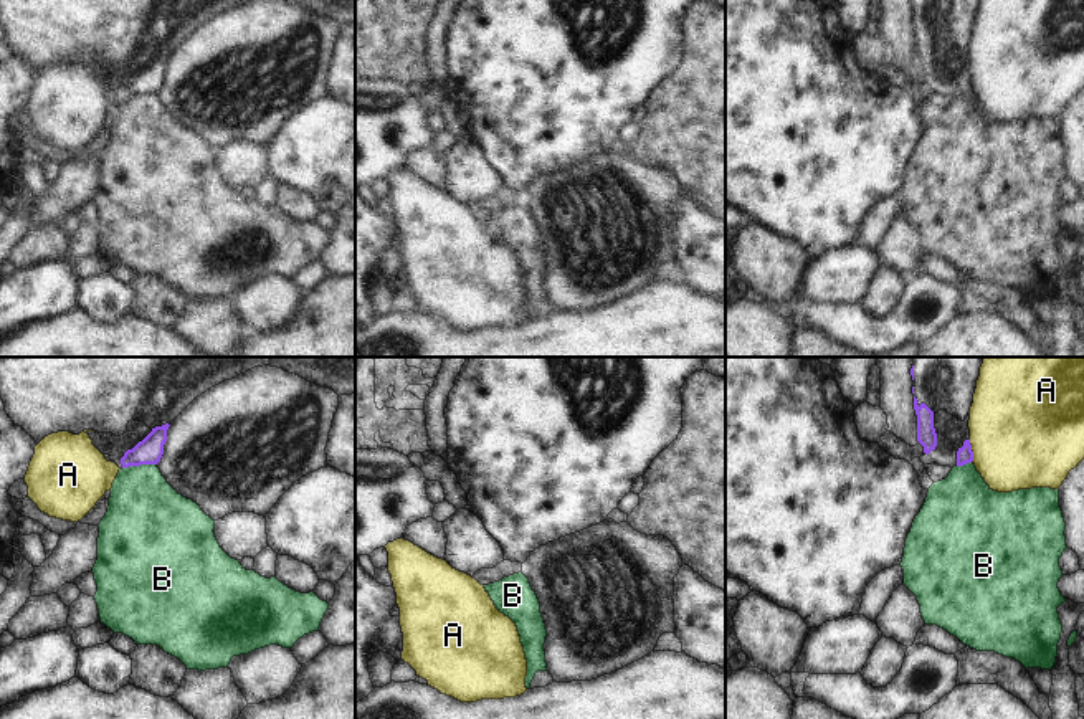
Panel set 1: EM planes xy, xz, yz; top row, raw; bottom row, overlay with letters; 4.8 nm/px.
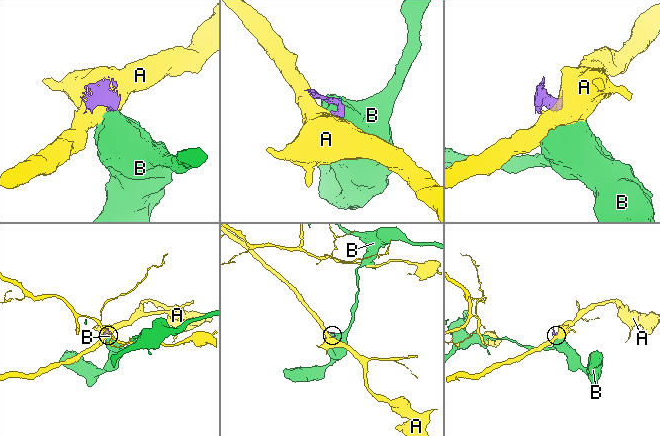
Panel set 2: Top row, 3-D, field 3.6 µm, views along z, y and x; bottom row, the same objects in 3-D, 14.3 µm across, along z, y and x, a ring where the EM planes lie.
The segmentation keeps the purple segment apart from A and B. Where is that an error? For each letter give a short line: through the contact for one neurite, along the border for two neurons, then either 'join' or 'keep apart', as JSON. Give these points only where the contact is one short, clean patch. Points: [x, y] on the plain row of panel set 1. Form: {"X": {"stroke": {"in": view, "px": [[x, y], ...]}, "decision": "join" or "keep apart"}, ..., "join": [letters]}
{"A": {"stroke": {"in": "yz", "px": [[969, 68], [972, 91]]}, "decision": "keep apart"}, "B": {"stroke": {"in": "xy", "px": [[156, 93], [123, 98]]}, "decision": "keep apart"}, "join": []}

